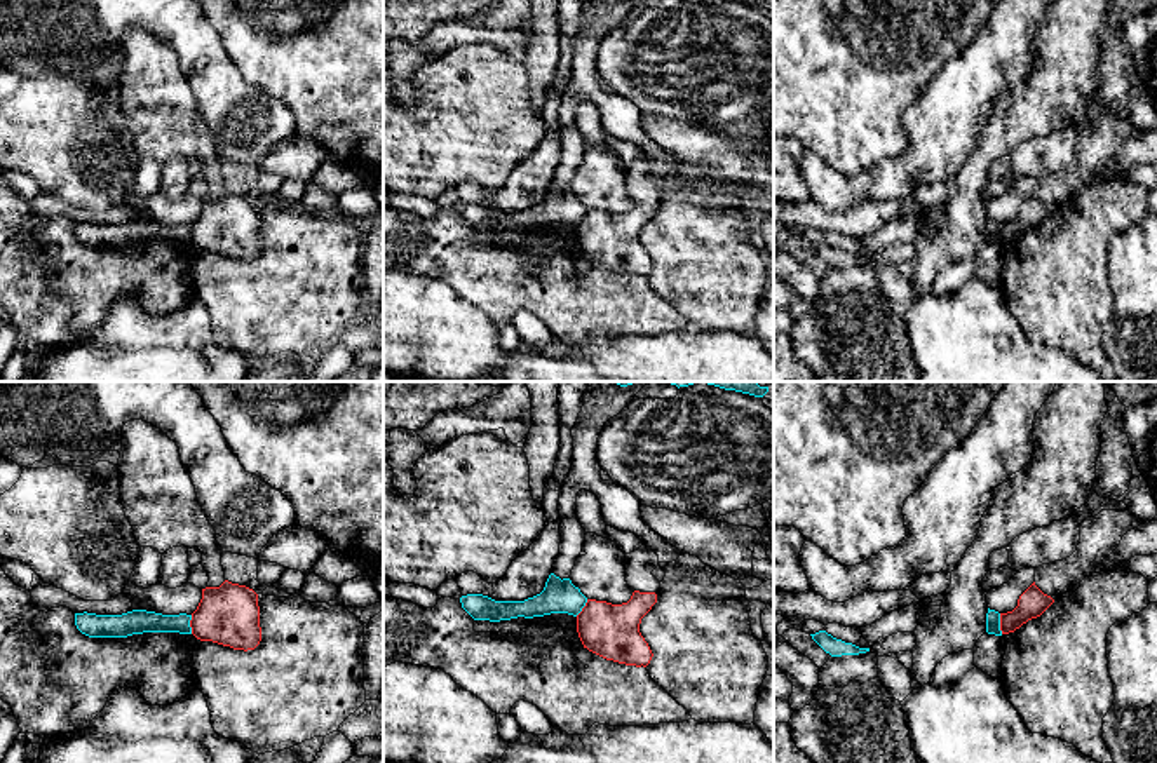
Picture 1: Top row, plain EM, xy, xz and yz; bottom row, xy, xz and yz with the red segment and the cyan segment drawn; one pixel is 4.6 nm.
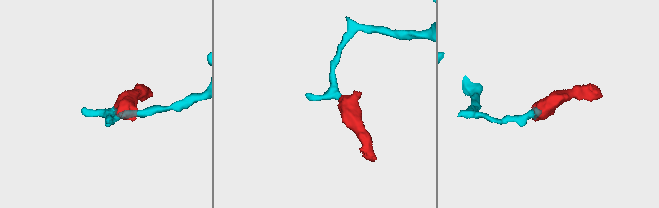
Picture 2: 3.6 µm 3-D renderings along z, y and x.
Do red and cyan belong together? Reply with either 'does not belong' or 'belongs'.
does not belong

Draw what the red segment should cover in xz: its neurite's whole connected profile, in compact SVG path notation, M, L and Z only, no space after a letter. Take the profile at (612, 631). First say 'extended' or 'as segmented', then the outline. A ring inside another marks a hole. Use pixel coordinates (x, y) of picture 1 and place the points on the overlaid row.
extended; M645 544L626 554L626 582L633 596L622 604L587 599L577 615L577 632L584 648L626 665L650 664L653 653L639 632L639 624L660 592L660 582L652 575L657 566L659 556Z

